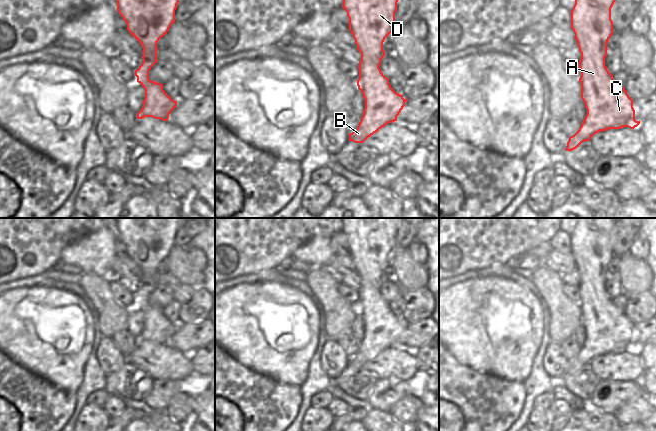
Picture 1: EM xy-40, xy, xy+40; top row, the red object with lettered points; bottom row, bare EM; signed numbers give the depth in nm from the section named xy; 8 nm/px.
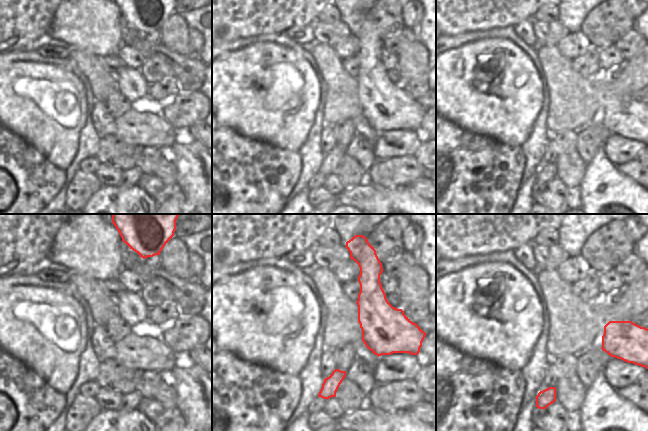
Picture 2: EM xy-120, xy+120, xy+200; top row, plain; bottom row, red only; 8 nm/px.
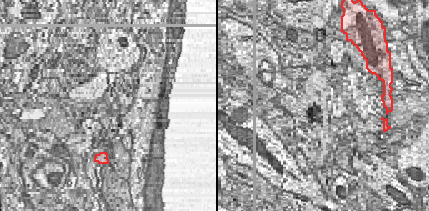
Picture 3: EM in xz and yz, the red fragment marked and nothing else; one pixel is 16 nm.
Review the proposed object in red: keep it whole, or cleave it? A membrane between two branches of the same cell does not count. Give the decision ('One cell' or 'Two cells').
One cell

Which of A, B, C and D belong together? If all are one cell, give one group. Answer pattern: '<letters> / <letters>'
A B C D

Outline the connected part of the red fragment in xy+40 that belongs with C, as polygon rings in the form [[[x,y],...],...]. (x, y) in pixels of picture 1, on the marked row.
[[[575,0],[571,10],[571,29],[575,34],[575,40],[581,53],[579,60],[581,99],[585,104],[587,114],[579,130],[569,137],[566,151],[576,149],[600,131],[622,127],[634,129],[640,124],[640,121],[635,120],[633,100],[627,94],[625,87],[620,87],[613,80],[613,75],[605,66],[607,42],[613,34],[611,8],[614,2],[615,0]]]

